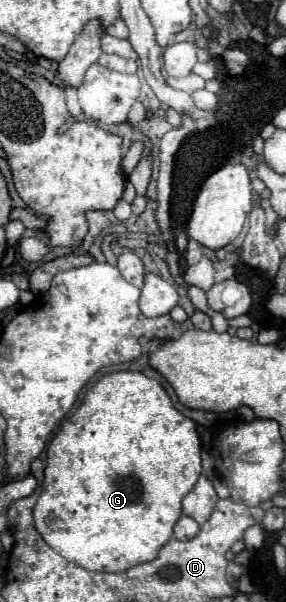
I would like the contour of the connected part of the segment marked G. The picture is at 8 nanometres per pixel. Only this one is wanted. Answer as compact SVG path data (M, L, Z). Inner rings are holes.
M118 370L118 372L104 374L100 380L96 380L90 386L90 390L84 396L84 402L78 406L78 410L72 416L68 416L64 420L64 424L60 426L60 430L54 434L54 438L50 440L50 444L46 448L46 468L44 468L42 492L40 492L38 502L34 506L36 530L42 534L46 544L50 544L50 548L54 548L60 556L64 556L66 560L70 560L70 562L74 562L74 564L78 564L86 570L124 572L124 570L128 570L136 564L154 560L158 550L168 540L172 540L172 534L174 538L174 524L182 516L182 498L194 488L200 472L202 472L202 466L200 466L200 436L198 436L198 430L196 430L196 422L186 418L182 412L178 412L174 408L174 404L170 402L170 396L162 388L162 384L156 382L154 378L144 376L142 372L132 372L132 370Z

